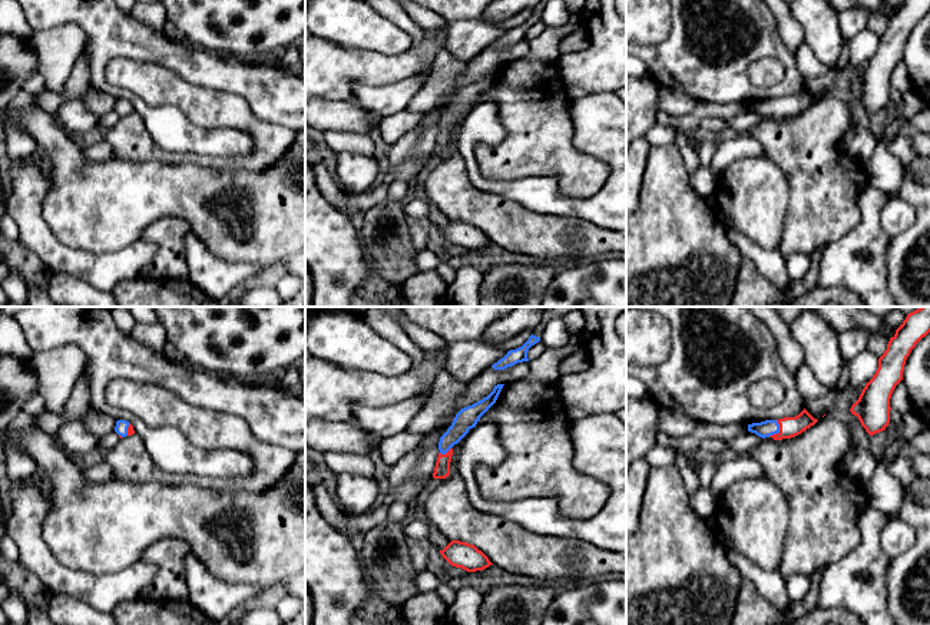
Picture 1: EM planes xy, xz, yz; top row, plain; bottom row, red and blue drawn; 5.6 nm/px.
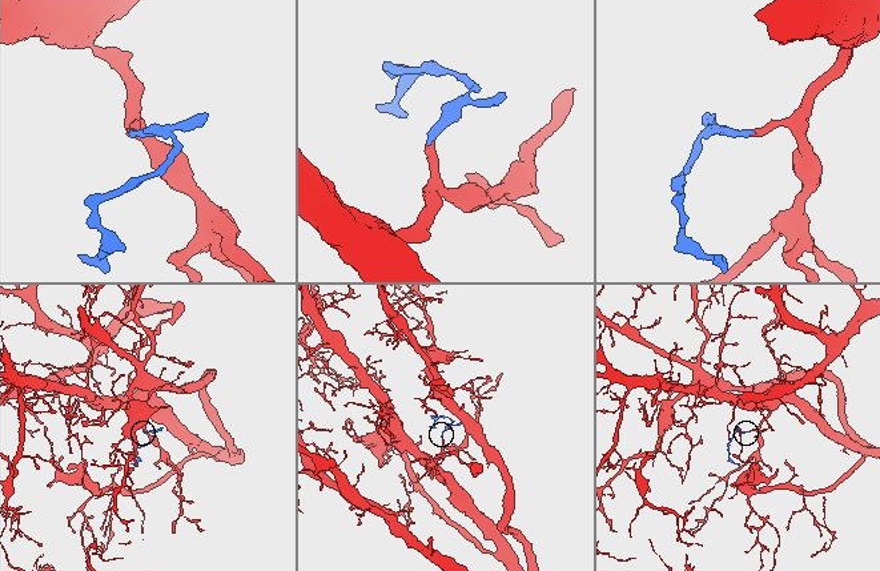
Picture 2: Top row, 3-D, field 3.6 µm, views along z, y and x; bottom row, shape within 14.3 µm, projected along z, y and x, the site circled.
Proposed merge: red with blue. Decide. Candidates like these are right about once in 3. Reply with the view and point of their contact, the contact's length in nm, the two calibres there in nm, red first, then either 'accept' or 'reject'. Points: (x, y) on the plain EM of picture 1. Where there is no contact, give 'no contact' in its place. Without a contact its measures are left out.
yz (780, 109) | 110 nm | 110/90 nm | accept

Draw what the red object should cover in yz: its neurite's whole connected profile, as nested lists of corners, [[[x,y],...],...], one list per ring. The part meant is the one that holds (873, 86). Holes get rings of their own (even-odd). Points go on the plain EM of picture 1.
[[[903,0],[890,17],[887,29],[878,37],[878,47],[851,85],[866,110],[873,115],[890,102],[890,77],[903,59],[907,36],[916,23],[930,11],[930,0]]]

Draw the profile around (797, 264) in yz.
[[[795,252],[785,259],[790,282],[797,282],[805,277],[810,269],[810,255]]]

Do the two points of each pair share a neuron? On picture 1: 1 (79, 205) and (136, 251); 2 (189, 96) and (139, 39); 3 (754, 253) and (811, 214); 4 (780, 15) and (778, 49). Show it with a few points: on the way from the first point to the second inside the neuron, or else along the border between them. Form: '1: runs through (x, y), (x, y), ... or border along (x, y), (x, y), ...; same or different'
1: border along (138, 238), (122, 248), (95, 254); different
2: border along (131, 58), (139, 62), (162, 65), (192, 85); different
3: border along (777, 250), (784, 260); different
4: border along (773, 15), (777, 23), (777, 33), (793, 55); different

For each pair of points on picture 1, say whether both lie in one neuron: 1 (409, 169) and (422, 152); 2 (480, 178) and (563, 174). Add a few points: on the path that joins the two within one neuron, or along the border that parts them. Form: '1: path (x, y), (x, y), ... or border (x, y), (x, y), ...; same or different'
1: path (413, 165), (419, 156); same
2: border (475, 149), (477, 165), (486, 175), (526, 178); different

